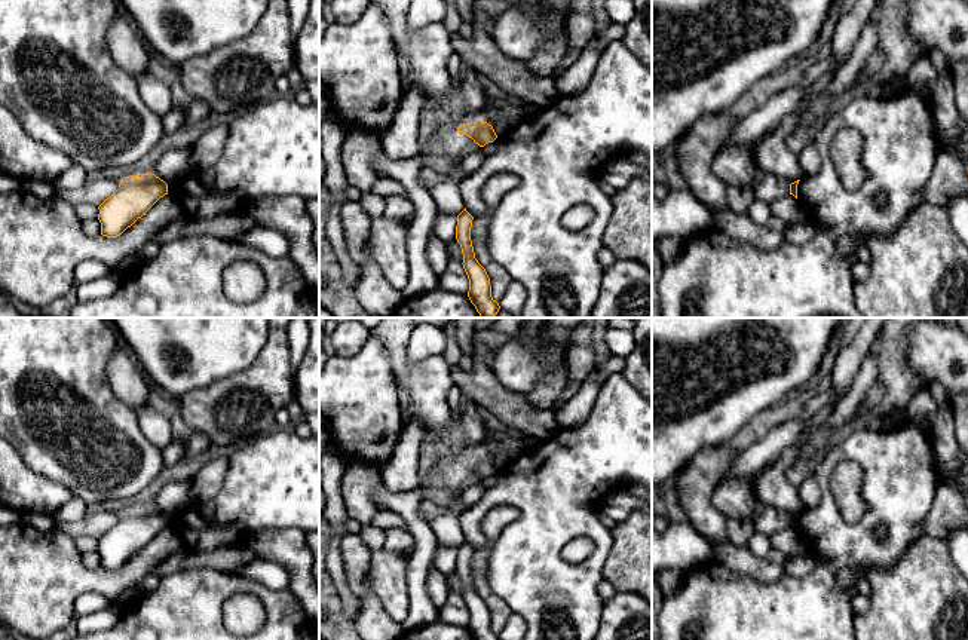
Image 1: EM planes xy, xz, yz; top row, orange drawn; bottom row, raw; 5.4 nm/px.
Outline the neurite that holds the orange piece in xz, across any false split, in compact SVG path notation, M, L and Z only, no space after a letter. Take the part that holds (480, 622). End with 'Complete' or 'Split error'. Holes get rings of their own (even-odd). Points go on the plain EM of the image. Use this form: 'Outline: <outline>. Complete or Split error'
Outline: M466 541L457 548L456 572L460 576L463 587L463 601L469 612L468 630L475 640L500 640L491 630L490 610L485 601L475 591L471 560L474 549Z. Complete

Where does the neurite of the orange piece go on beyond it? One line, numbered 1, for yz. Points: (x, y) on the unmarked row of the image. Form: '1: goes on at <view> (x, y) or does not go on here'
1: does not go on here

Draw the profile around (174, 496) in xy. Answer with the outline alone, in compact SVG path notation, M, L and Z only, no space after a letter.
M190 480L171 481L157 492L156 497L151 502L151 506L165 515L174 515L192 503L190 489Z

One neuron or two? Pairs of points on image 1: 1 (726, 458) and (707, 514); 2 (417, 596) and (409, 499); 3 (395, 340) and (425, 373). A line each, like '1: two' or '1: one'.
1: one
2: one
3: one

